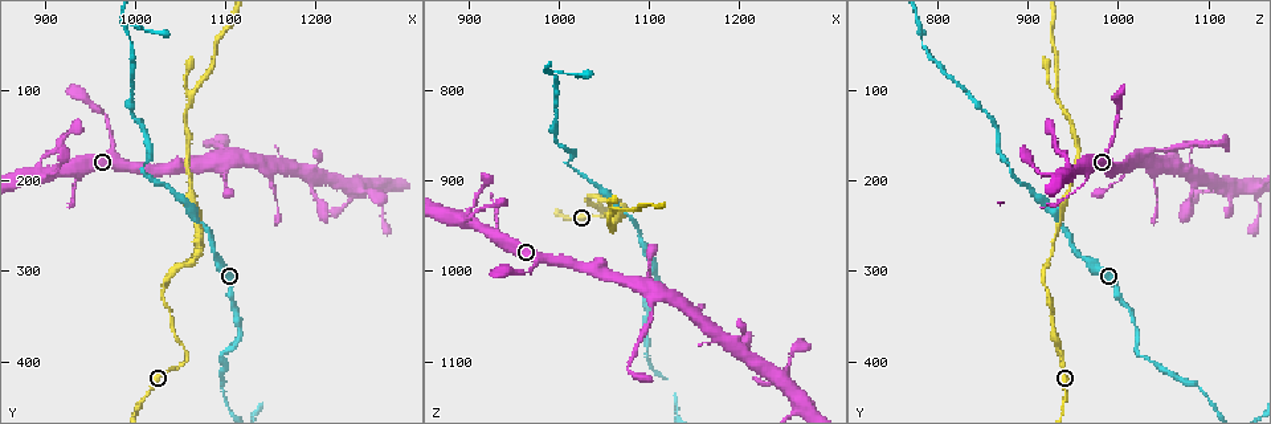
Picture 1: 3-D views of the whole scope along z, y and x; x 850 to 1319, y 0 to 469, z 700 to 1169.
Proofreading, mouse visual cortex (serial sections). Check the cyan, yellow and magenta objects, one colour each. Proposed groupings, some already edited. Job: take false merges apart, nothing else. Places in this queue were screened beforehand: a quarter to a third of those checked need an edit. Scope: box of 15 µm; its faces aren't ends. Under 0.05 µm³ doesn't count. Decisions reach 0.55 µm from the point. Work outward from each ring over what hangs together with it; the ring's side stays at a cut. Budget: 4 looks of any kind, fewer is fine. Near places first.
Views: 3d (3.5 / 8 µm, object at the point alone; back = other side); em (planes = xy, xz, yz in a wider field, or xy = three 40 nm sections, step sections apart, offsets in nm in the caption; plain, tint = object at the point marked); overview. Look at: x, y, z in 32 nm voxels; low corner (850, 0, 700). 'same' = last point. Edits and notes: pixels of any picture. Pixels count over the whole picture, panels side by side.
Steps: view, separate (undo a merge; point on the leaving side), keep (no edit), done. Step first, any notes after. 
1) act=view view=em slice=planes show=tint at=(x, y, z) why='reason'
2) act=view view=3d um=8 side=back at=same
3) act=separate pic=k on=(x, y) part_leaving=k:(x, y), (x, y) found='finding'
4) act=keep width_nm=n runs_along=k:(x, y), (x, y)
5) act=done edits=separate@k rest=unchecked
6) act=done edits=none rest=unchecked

act=view view=3d um=8 side=back at=(1010, 195, 885) why='abrupt turn'

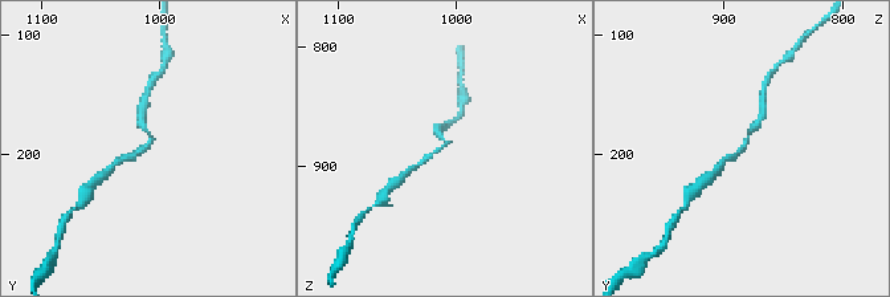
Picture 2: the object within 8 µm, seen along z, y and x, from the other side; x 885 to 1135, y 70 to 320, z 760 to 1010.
act=view view=em slice=xy step=2 show=tint at=(1010, 190, 880) arm_widths_nm=200,200

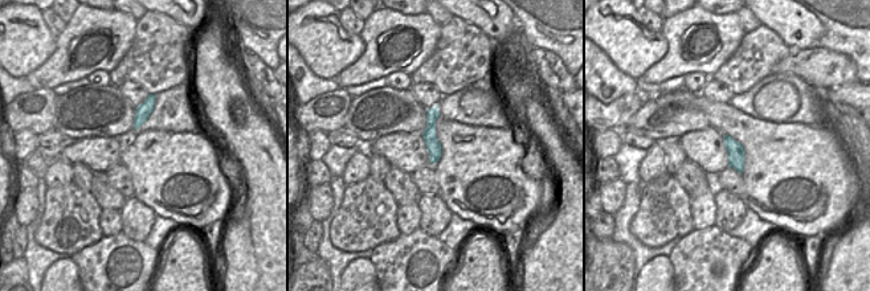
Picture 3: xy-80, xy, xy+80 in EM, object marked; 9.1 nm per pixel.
act=keep width_nm=140 runs_along=3:(431, 111), (433, 159) found='continuous, no second cell'

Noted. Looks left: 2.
act=view view=3d um=3.5 at=(995, 45, 780) why='abrupt turn'

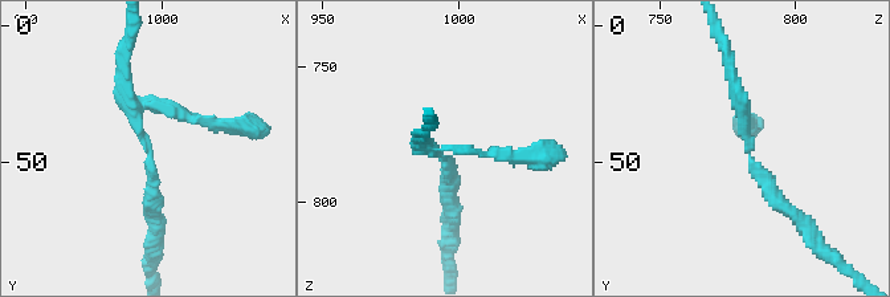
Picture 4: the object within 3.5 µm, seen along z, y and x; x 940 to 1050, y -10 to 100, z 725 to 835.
act=view view=em slice=xy step=2 show=tint at=(995, 46, 783)

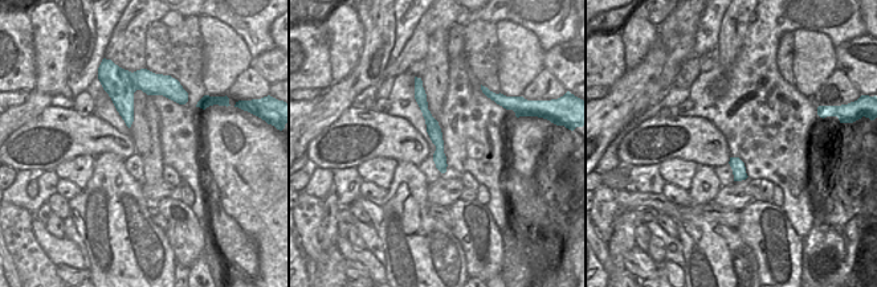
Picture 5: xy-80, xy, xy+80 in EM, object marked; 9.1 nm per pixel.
act=keep runs_along=4:(797, 219), (752, 166), (743, 109) found='continuous, no second cell'

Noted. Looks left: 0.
act=done edits=none rest=unchecked

